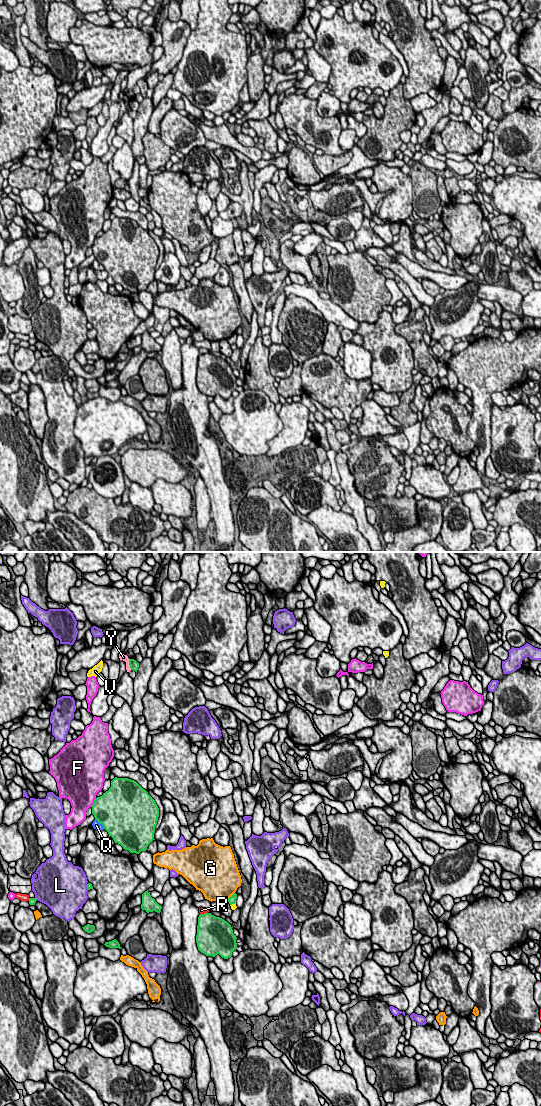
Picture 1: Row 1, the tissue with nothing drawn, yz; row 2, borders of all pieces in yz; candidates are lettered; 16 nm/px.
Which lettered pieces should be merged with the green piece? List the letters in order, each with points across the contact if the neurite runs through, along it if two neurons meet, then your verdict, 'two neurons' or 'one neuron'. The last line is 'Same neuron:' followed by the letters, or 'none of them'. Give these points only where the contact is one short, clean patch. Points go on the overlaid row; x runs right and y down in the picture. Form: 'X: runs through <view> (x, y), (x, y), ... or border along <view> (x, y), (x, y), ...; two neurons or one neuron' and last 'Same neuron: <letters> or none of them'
F: two neurons
G: two neurons
L: two neurons
Q: two neurons
R: two neurons
V: two neurons
Y: two neurons
Same neuron: none of them

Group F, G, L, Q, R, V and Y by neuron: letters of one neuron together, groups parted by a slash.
F / G / L / Q / R / V / Y

